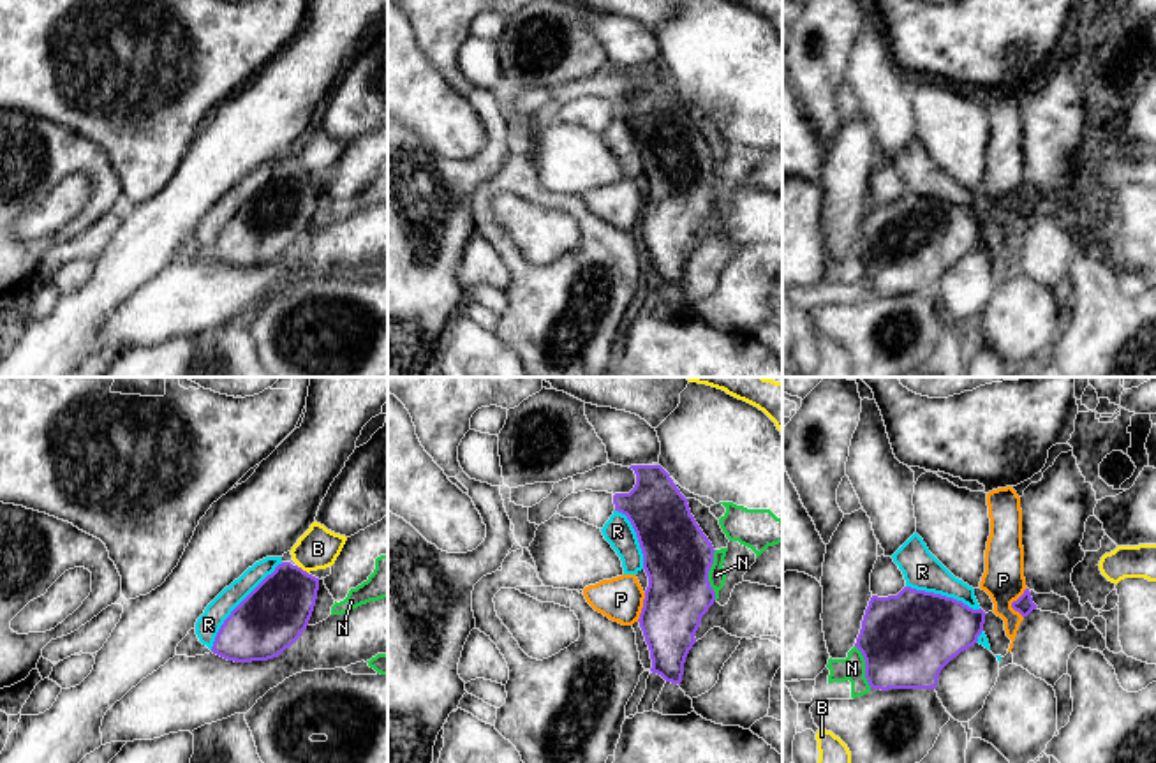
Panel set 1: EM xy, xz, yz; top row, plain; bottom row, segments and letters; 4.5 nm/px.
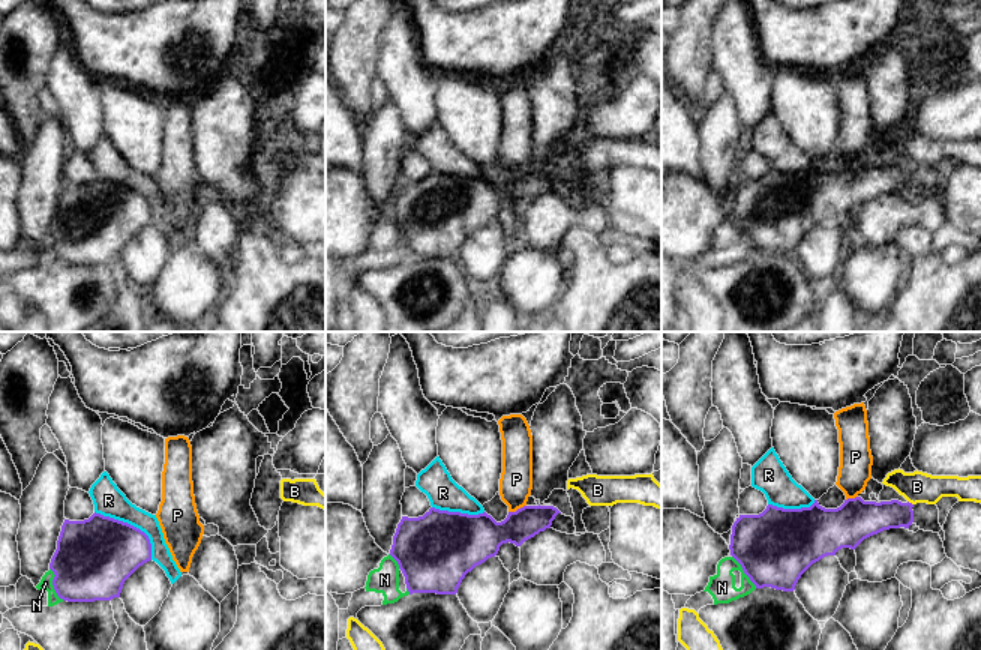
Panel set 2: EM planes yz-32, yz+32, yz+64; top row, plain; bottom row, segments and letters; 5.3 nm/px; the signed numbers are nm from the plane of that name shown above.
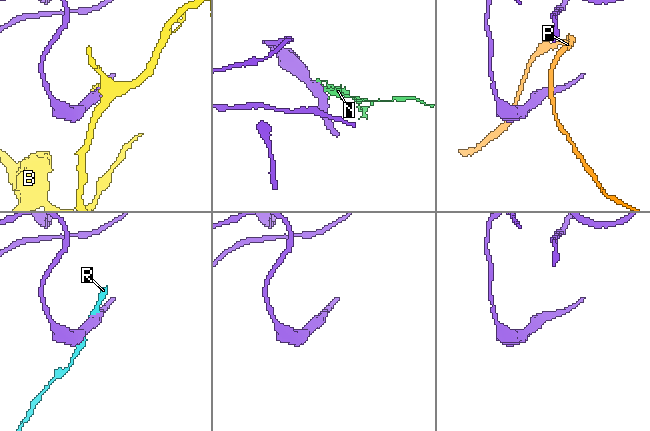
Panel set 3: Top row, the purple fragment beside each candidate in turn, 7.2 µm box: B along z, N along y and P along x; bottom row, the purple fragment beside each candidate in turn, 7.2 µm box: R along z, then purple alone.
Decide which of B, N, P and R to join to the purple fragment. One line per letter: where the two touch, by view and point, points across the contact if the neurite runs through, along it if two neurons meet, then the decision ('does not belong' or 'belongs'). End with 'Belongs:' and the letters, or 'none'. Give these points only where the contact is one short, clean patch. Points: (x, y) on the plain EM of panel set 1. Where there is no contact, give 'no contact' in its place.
B: xy (300, 173) | does not belong
N: xz (707, 180) | does not belong
P: yz (1012, 208) | across yz (1024, 210), (1012, 208), (1003, 185) | belongs
R: xy (238, 210) | does not belong
Belongs: P

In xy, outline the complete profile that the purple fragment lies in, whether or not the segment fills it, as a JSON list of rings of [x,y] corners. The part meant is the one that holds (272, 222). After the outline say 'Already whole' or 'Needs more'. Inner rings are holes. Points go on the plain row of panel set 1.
[[[282,167],[224,226],[211,257],[234,268],[278,263],[307,234],[319,183]]]. Already whole

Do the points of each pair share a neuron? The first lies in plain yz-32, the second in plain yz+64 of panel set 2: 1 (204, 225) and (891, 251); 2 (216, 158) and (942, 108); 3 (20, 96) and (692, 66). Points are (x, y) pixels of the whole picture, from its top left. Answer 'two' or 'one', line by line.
1: two
2: two
3: one

